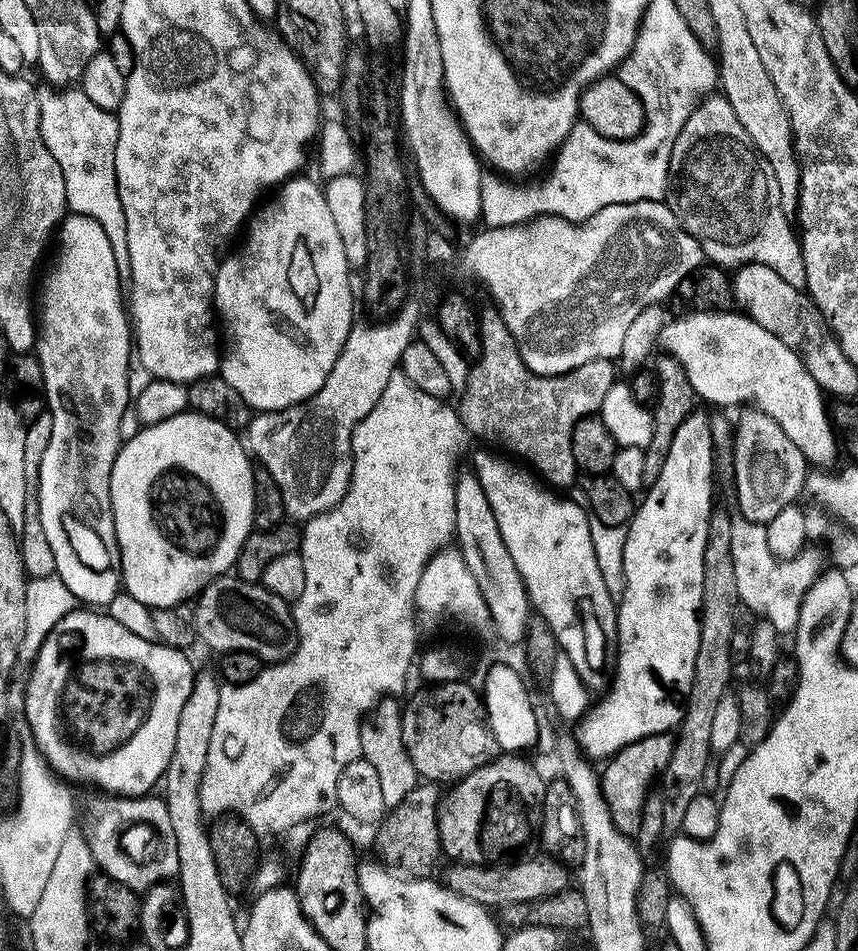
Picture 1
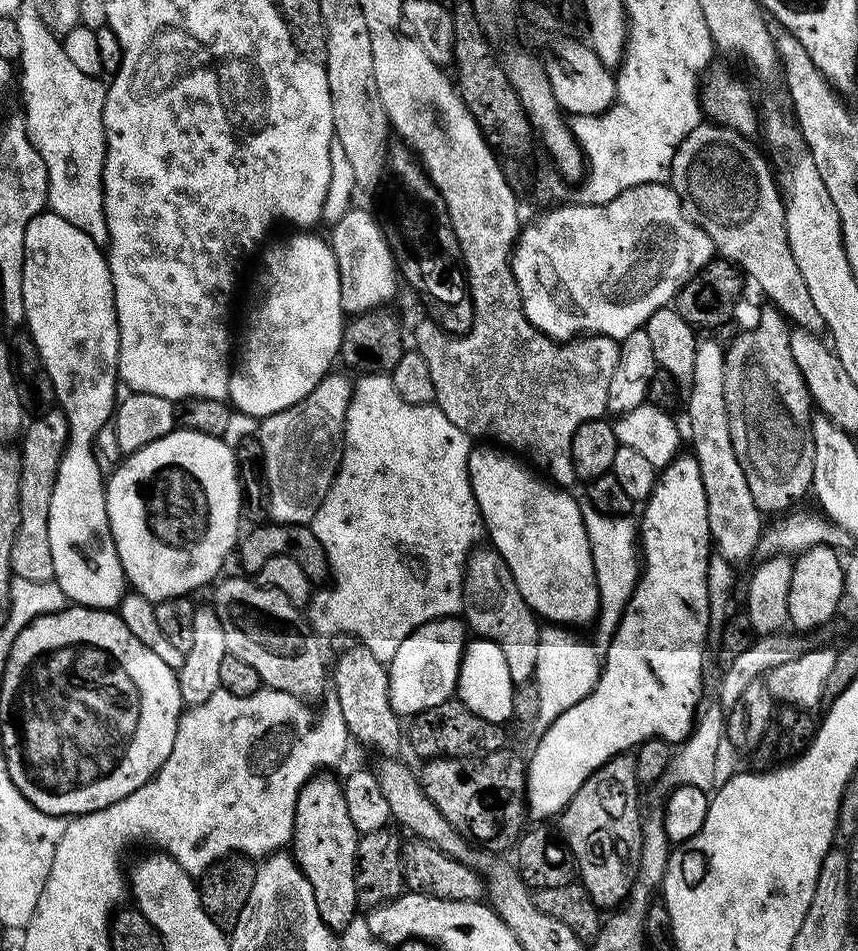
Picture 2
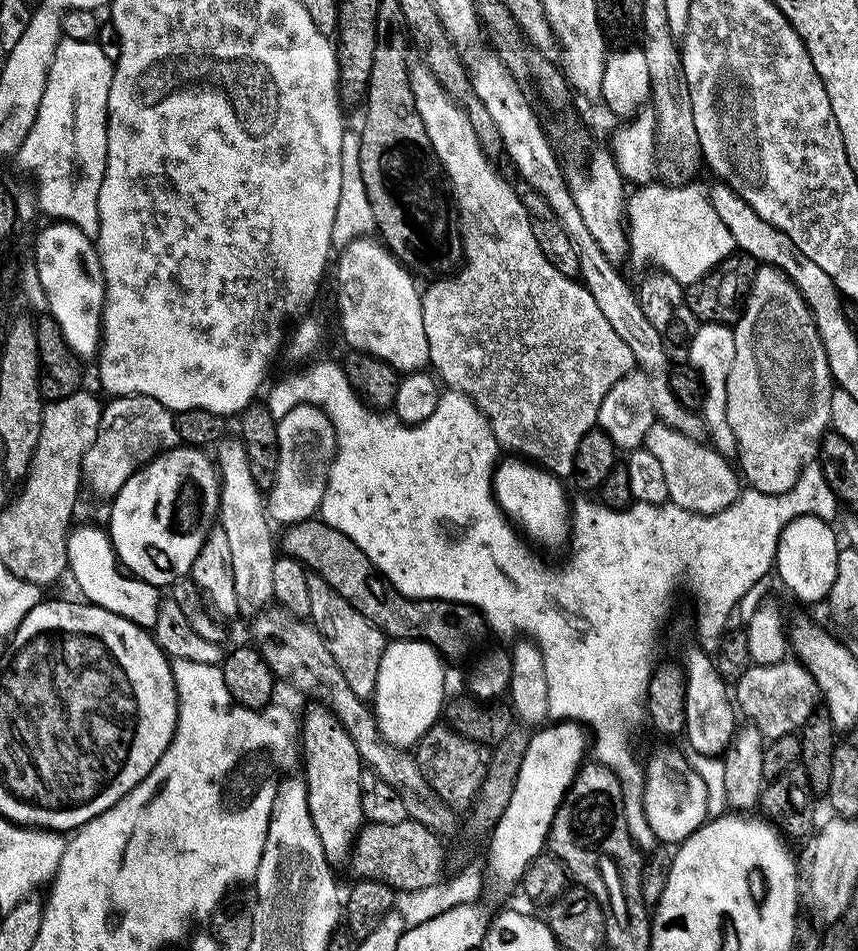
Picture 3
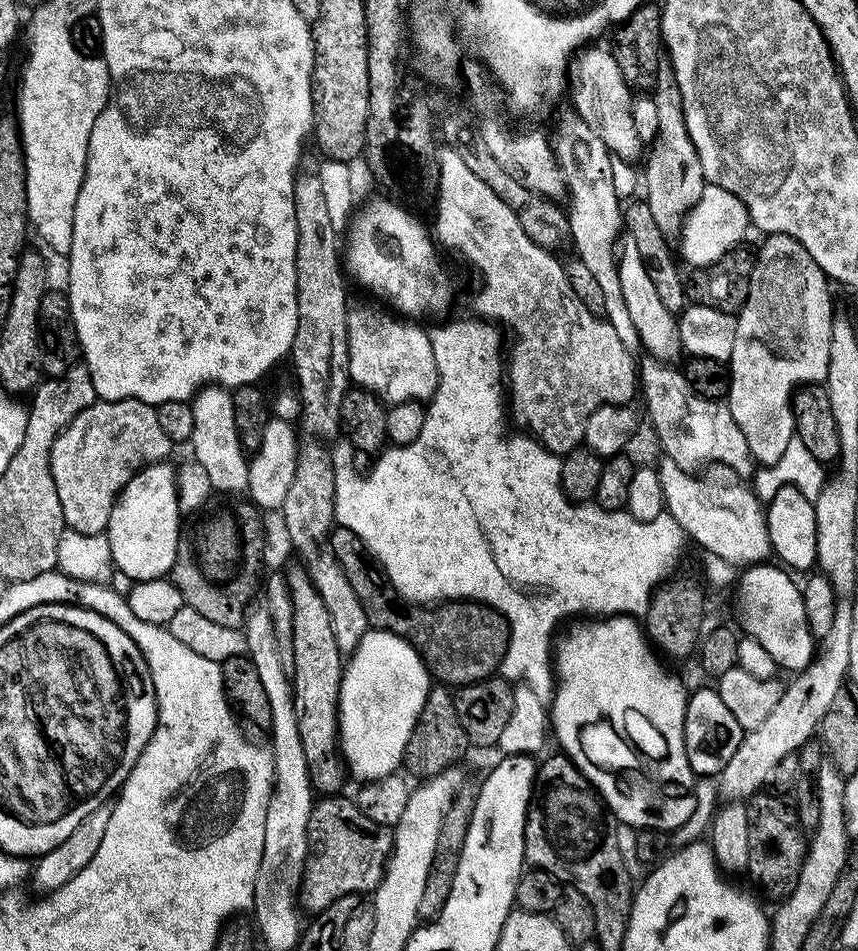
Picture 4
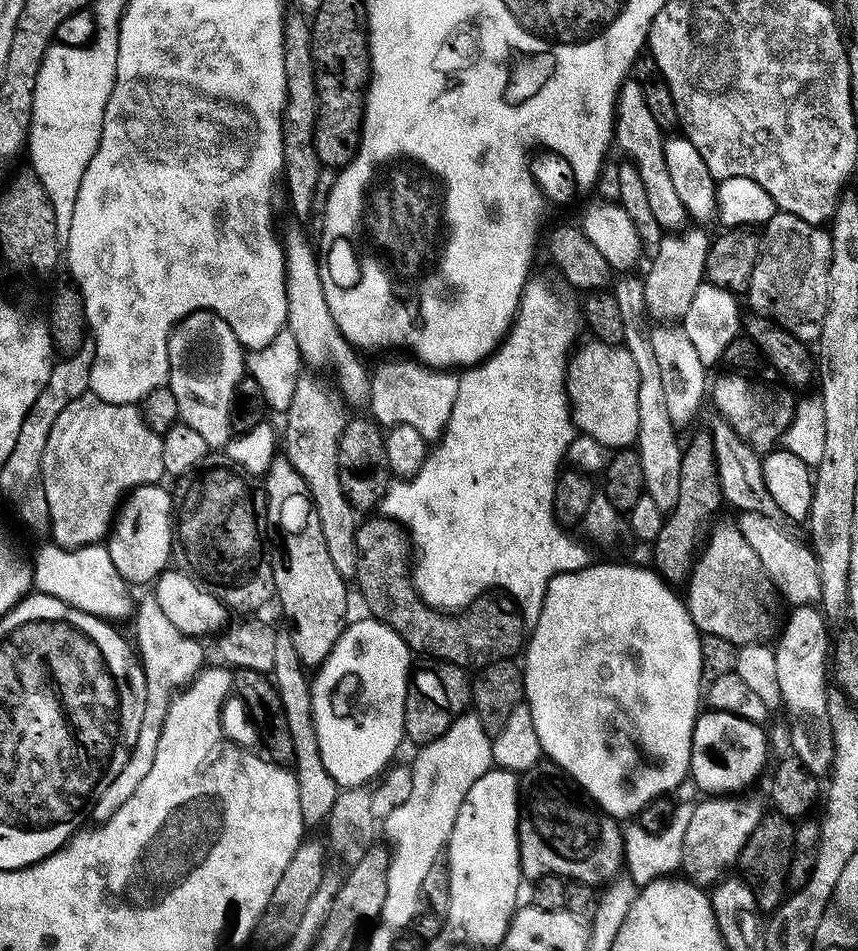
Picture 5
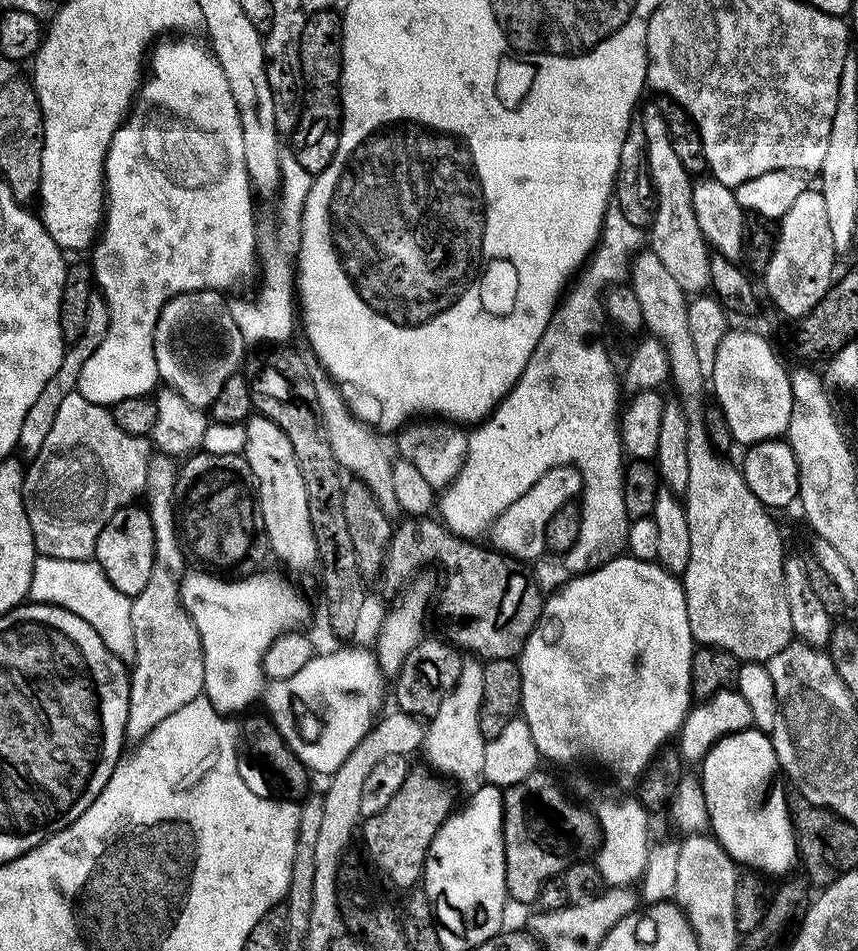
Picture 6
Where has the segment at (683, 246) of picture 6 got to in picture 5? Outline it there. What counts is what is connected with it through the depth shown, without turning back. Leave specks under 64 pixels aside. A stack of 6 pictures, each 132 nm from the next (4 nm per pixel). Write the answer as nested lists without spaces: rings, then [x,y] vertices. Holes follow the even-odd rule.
[[[629,78],[620,86],[616,98],[616,127],[614,129],[614,144],[625,152],[630,161],[642,176],[646,186],[646,199],[650,202],[650,210],[654,210],[654,218],[658,218],[661,229],[680,230],[685,227],[686,213],[677,191],[674,190],[673,181],[669,171],[666,170],[666,157],[663,154],[665,137],[658,122],[650,115],[646,106],[646,98],[642,94],[640,81]]]

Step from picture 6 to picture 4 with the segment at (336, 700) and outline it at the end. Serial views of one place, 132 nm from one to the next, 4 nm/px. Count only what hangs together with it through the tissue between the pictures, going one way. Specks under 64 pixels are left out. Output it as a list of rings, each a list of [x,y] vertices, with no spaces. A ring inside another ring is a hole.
[[[368,630],[356,644],[352,661],[347,661],[340,678],[340,738],[339,745],[347,771],[361,776],[361,781],[377,780],[391,776],[401,767],[408,750],[414,726],[420,720],[424,703],[428,697],[430,673],[420,661],[417,652],[401,636],[383,630]]]

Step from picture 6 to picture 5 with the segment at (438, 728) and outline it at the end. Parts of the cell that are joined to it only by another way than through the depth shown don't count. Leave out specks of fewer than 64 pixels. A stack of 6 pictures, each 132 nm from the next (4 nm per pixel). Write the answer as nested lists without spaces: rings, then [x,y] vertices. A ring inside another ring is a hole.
[[[473,712],[459,716],[446,734],[423,745],[417,752],[410,764],[413,779],[410,797],[382,822],[382,832],[389,840],[390,851],[386,897],[379,919],[390,930],[402,930],[415,921],[418,889],[427,871],[445,851],[458,810],[470,787],[493,767],[492,739]]]

